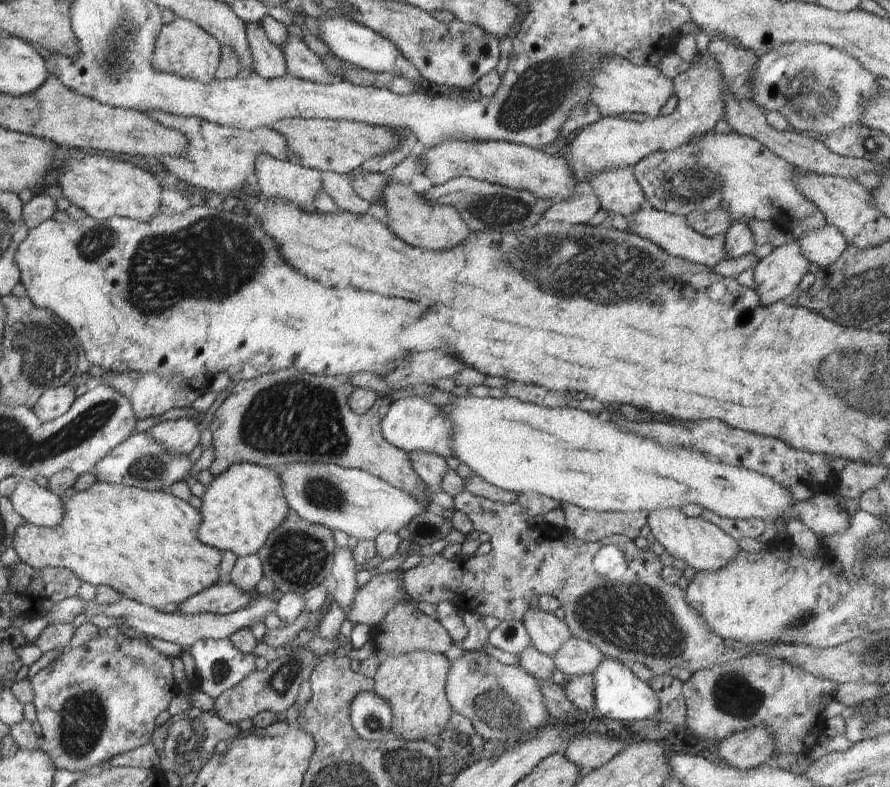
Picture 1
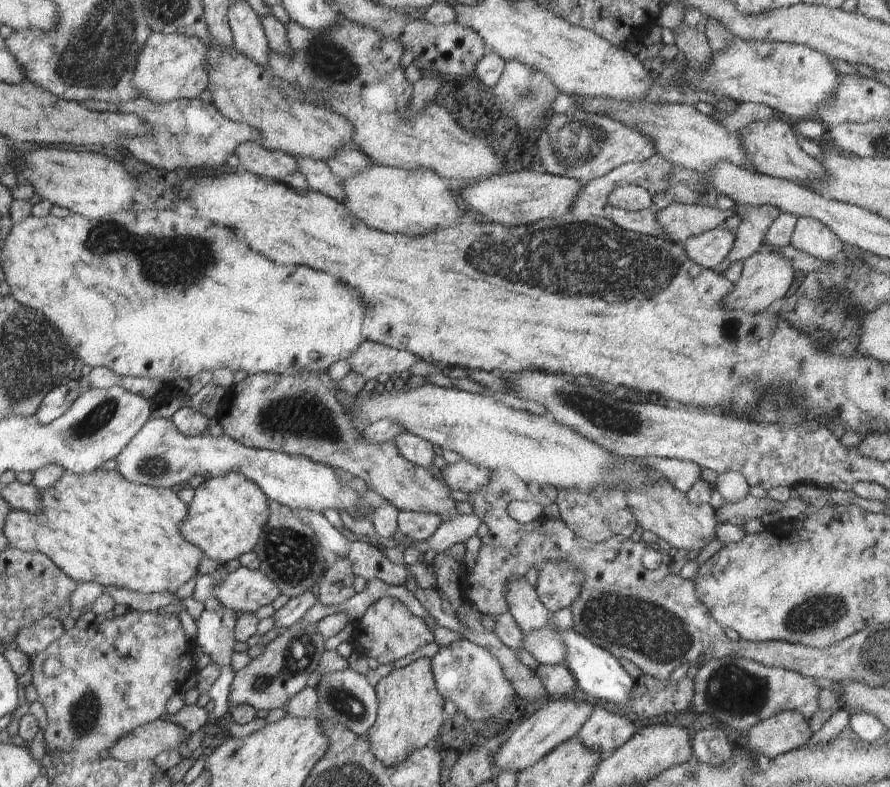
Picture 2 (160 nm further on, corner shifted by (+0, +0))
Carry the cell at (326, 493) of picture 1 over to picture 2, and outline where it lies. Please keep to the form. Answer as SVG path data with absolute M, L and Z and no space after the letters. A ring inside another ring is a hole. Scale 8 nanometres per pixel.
M150 417L145 423L144 426L140 429L140 432L134 436L132 440L128 443L128 446L120 454L116 457L116 462L118 462L116 471L118 471L122 476L126 477L126 480L129 480L133 483L153 486L153 487L164 487L167 489L174 488L176 484L180 484L181 482L188 482L194 475L204 475L205 477L221 477L225 476L230 473L238 473L242 476L245 476L248 480L251 480L252 482L255 482L261 489L262 492L267 496L268 499L279 502L280 504L283 504L284 506L287 506L288 508L294 509L312 509L319 513L324 513L323 510L326 510L326 508L334 508L337 510L337 508L342 509L349 513L351 516L353 516L354 513L360 513L362 518L370 519L370 516L373 515L374 509L380 505L380 501L384 503L388 503L386 500L381 500L380 497L377 497L377 495L372 494L372 490L368 488L366 485L364 485L361 481L358 481L357 479L353 479L350 482L347 482L346 485L344 485L343 482L341 482L341 479L344 479L343 472L339 470L334 470L333 467L330 465L328 466L322 466L322 464L317 463L316 461L313 461L311 458L305 457L304 455L287 455L286 453L280 452L280 451L261 451L258 449L253 449L247 446L244 446L243 444L240 444L239 442L236 442L235 440L232 440L229 436L226 436L224 434L219 435L217 437L213 437L212 435L208 436L202 436L202 435L196 435L196 436L186 436L183 435L182 432L178 430L174 426L174 423L169 419L165 417L159 417L159 418L153 418Z

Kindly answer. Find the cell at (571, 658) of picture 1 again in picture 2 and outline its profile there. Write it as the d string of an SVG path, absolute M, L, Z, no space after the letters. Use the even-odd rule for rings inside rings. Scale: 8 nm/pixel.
M536 629L522 632L523 648L538 662L545 665L563 664L565 659L565 644L548 629Z

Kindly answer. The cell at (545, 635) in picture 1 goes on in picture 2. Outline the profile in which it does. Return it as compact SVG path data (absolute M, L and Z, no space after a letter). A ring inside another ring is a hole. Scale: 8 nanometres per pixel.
M525 578L510 579L505 584L505 599L509 613L522 632L549 628L550 612Z

